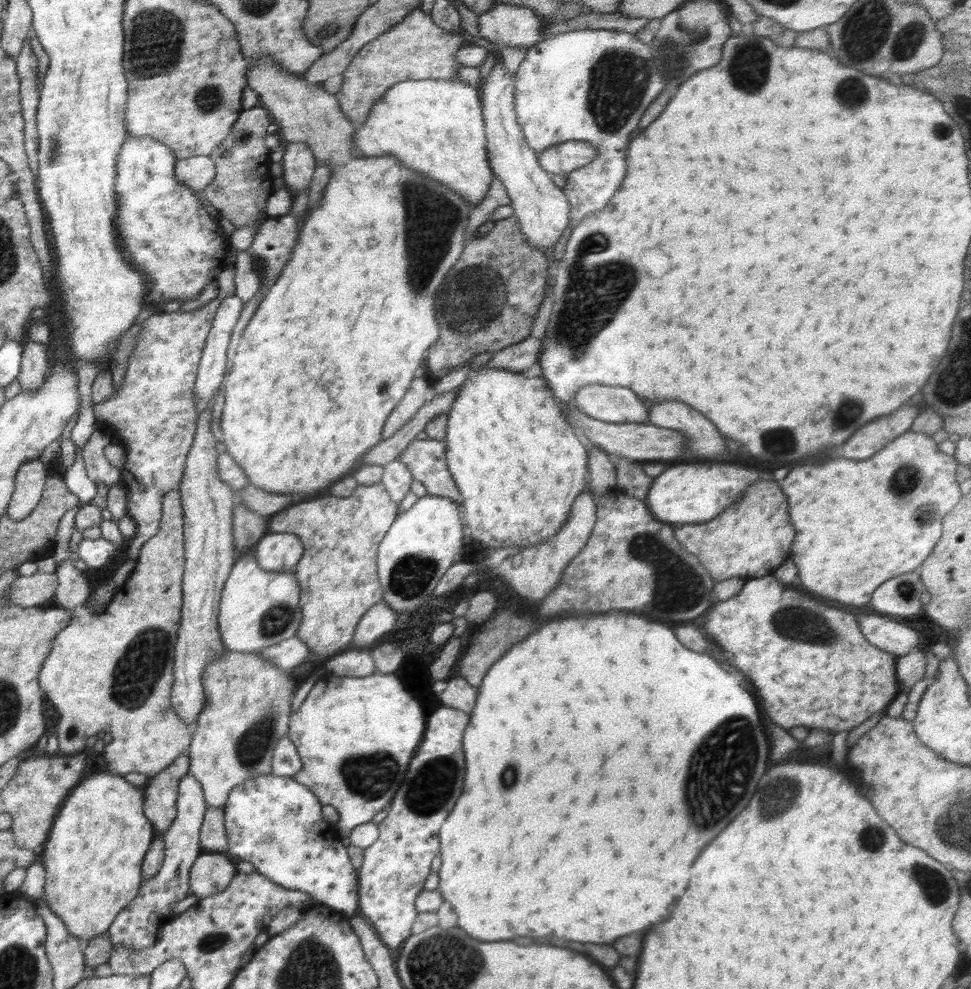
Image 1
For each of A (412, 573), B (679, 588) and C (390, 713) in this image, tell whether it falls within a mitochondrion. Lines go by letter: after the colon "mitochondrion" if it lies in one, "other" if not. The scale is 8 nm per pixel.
A: mitochondrion
B: mitochondrion
C: other

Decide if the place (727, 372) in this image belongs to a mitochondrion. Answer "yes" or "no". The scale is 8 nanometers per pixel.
no

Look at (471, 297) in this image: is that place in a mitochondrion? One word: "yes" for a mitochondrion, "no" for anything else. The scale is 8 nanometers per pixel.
yes

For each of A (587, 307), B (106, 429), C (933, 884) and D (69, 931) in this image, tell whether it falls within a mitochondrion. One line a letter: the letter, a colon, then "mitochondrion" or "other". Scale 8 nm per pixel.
A: mitochondrion
B: other
C: mitochondrion
D: other

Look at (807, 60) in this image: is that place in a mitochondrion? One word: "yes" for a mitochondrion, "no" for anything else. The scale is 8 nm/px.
no

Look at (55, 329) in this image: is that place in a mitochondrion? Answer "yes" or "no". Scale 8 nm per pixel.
no

